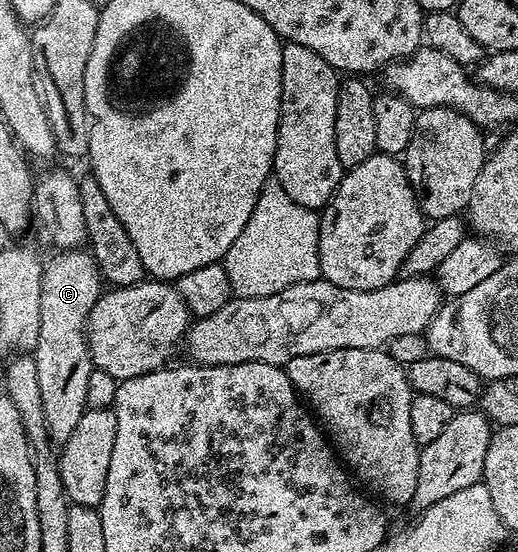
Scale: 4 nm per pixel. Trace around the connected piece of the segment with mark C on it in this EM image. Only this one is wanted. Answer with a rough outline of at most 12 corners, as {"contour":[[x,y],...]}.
{"contour":[[90,252],[43,266],[33,356],[56,446],[87,412],[87,320],[105,285]]}

